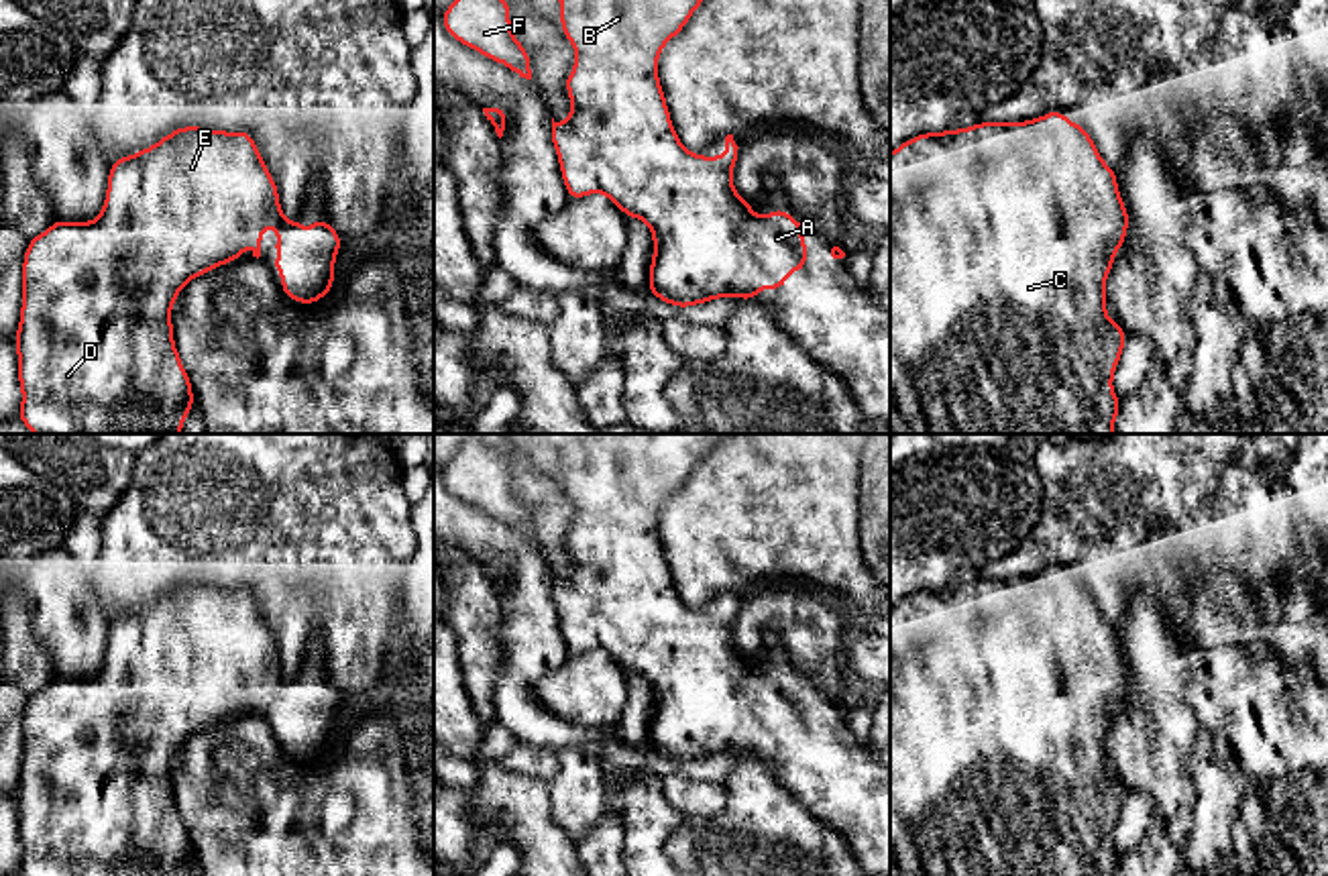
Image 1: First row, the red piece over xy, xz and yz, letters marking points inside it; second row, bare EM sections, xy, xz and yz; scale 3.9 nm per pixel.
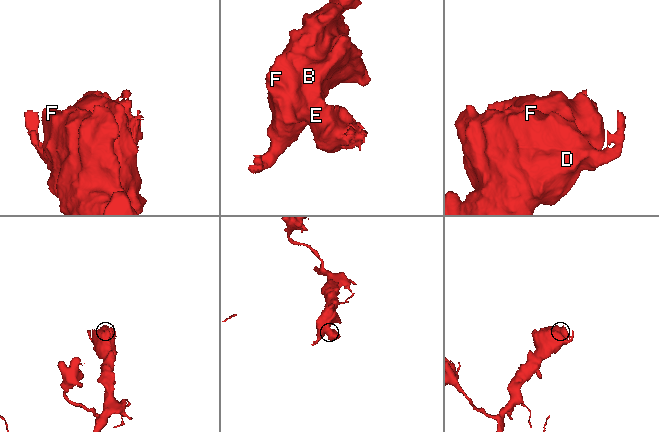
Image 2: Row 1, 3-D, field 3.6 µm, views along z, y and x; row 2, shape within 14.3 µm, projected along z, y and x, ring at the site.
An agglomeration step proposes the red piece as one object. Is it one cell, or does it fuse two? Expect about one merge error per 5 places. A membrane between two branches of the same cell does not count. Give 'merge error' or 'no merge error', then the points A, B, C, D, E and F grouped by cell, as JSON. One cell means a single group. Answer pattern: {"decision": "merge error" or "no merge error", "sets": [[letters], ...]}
{"decision": "no merge error", "sets": [["A", "B", "C", "D", "E", "F"]]}

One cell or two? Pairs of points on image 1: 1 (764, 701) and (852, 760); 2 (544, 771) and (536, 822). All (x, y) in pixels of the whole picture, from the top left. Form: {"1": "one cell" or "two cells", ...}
{"1": "one cell", "2": "two cells"}

